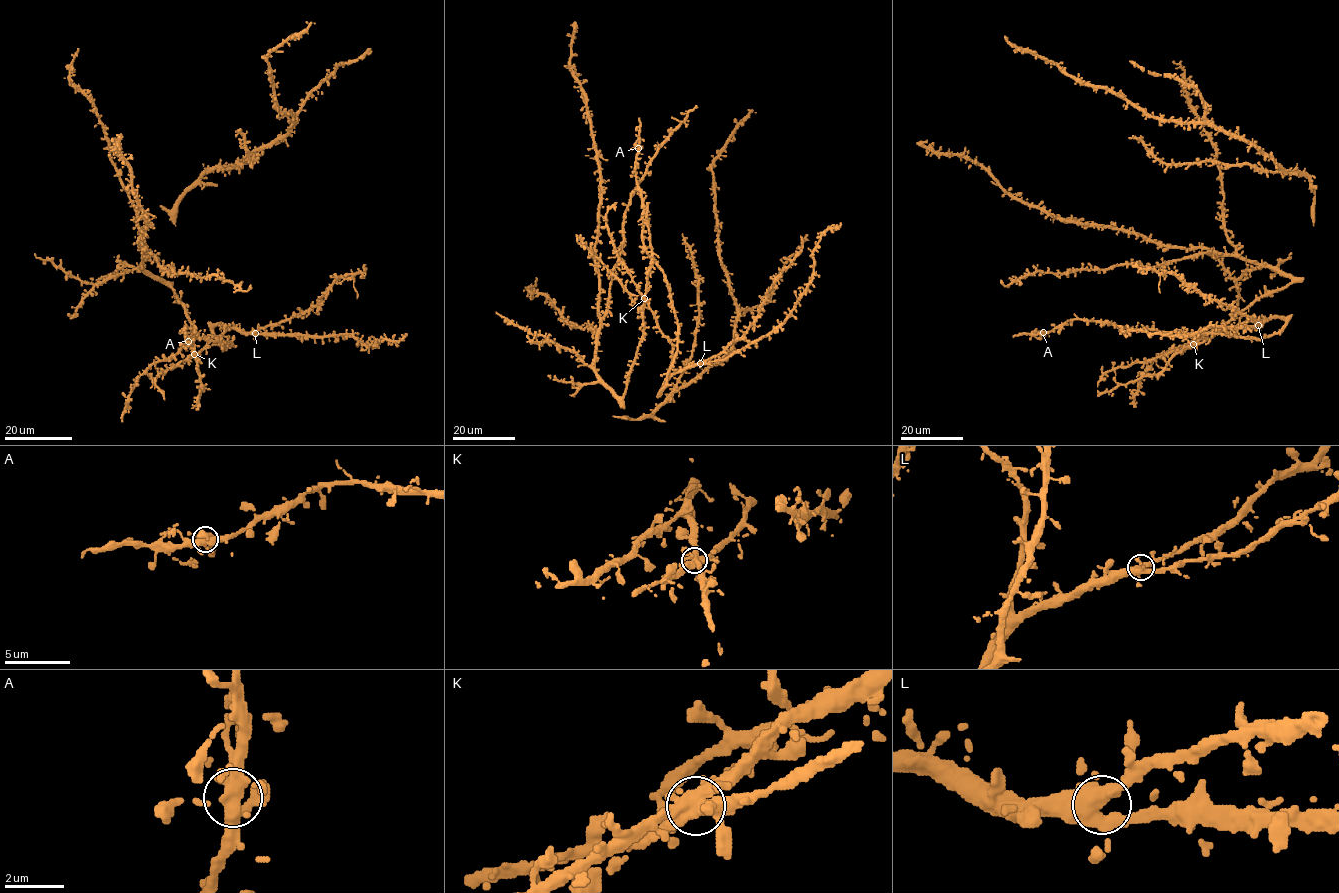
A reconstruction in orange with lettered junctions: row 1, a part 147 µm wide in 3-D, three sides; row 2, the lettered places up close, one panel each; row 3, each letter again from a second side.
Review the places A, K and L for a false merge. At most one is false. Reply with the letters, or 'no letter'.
no letter

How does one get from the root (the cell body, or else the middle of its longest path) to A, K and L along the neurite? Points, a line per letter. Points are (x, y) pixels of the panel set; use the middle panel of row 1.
A: (625, 392), (645, 300), (672, 346), (662, 391), (677, 350), (668, 284), (642, 237), (638, 148)
K: (625, 392), (629, 370), (643, 334), (644, 298)
L: (625, 392), (629, 370), (643, 334), (645, 300), (660, 331), (672, 346), (669, 373), (674, 374), (700, 363)

